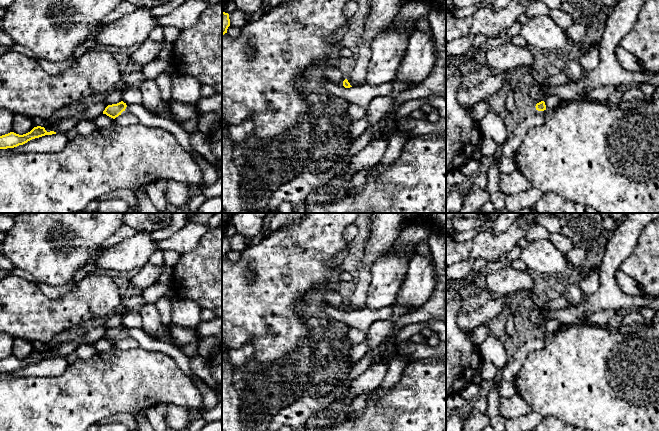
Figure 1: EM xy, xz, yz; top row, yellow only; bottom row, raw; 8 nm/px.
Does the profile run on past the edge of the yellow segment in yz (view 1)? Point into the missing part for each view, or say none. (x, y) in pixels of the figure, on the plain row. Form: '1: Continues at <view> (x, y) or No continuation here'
1: No continuation here

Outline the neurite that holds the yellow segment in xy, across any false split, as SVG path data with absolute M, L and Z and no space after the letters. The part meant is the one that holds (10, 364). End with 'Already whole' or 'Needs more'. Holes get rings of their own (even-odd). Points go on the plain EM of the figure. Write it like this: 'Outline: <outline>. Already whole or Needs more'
Outline: M34 351L30 356L19 359L14 356L0 360L0 373L14 372L28 365L45 359L56 358L54 355L47 356L44 351Z. Already whole

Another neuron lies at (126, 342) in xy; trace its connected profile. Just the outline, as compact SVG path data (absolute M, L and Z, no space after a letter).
M123 335L118 341L114 343L114 346L122 350L127 350L138 348L139 344L134 338Z

